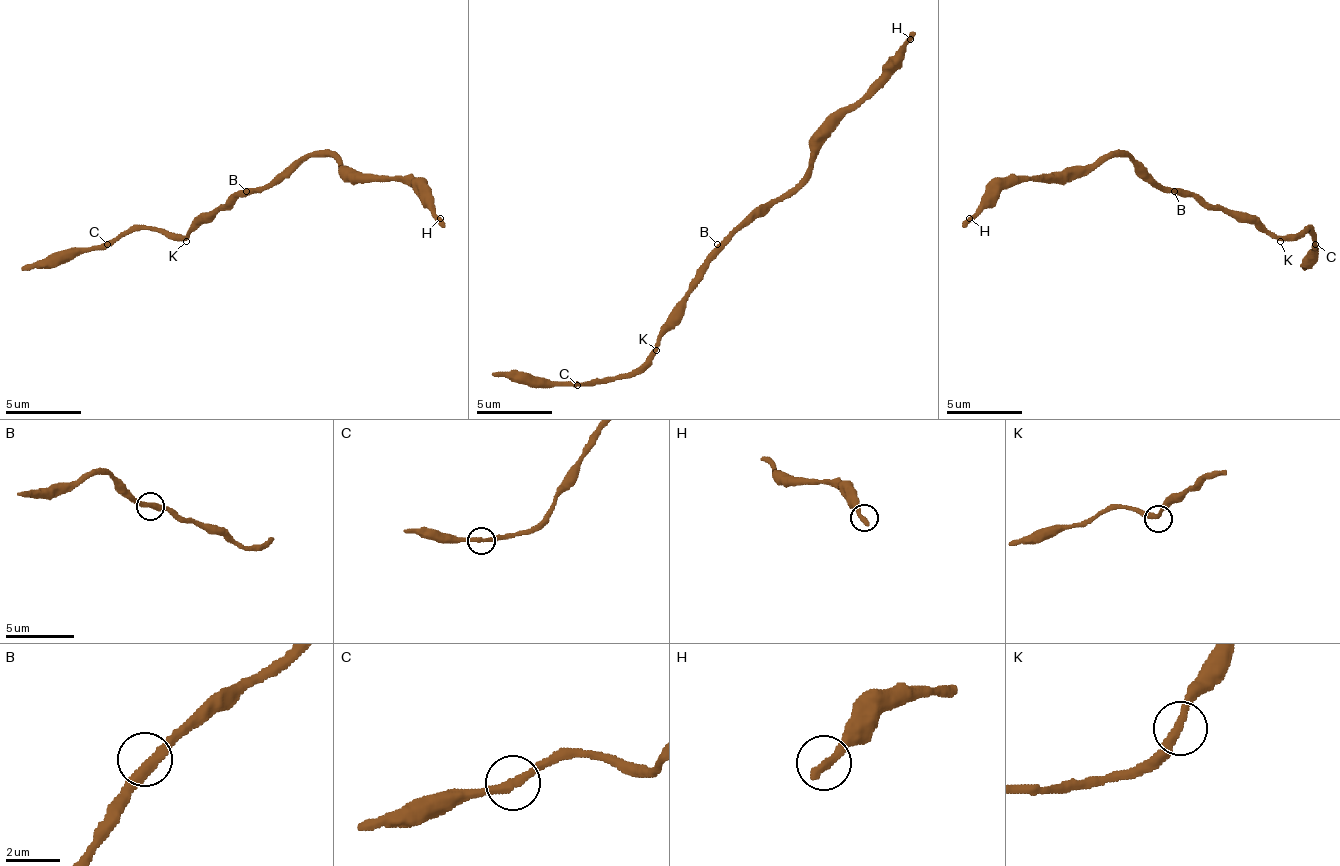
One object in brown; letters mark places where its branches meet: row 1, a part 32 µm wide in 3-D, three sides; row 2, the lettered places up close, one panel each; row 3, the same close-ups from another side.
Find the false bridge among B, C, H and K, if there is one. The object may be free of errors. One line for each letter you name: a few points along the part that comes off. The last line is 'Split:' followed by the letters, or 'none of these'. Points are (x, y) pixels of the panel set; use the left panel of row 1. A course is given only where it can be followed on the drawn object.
Split: none of these

